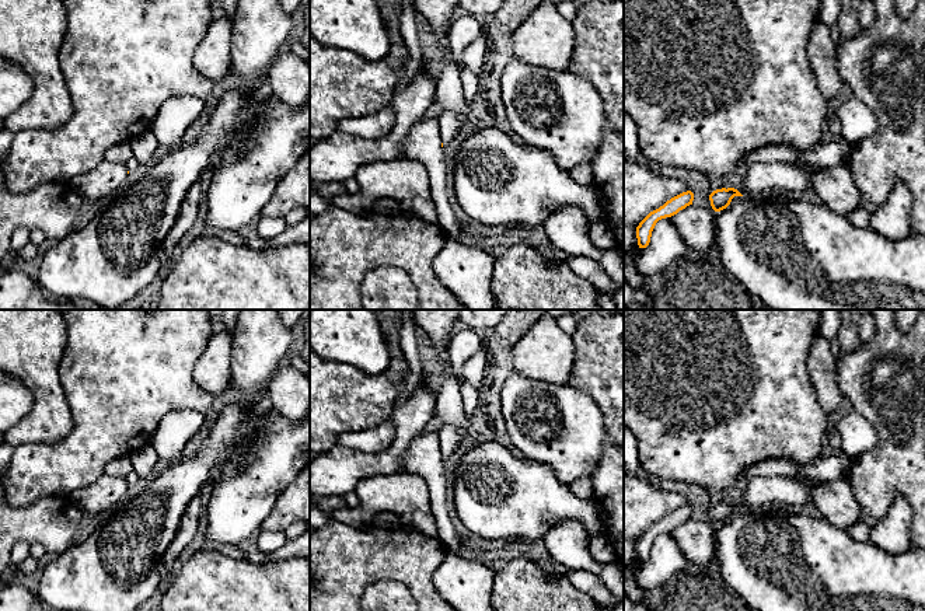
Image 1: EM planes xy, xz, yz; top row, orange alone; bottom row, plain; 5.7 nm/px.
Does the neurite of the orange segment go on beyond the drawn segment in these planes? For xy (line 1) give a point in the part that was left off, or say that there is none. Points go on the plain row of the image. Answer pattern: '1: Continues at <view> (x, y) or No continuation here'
1: No continuation here

